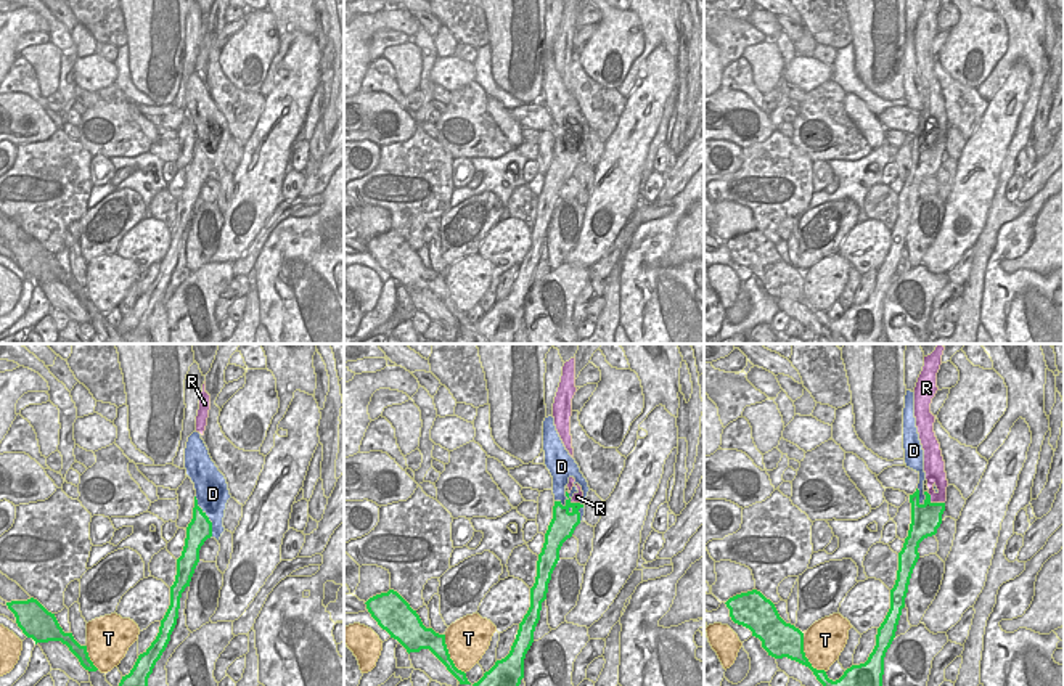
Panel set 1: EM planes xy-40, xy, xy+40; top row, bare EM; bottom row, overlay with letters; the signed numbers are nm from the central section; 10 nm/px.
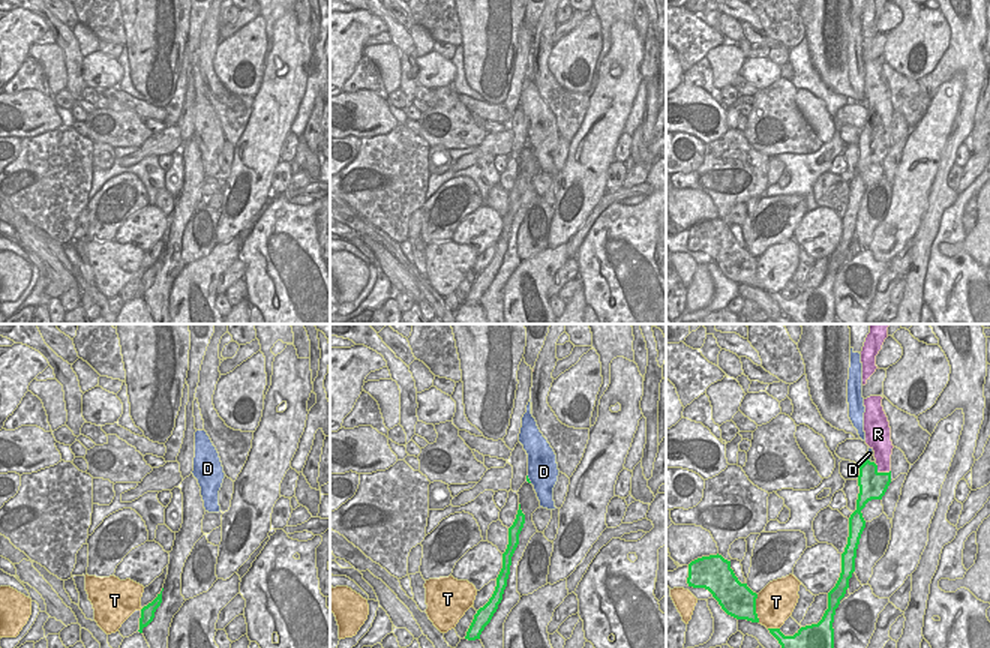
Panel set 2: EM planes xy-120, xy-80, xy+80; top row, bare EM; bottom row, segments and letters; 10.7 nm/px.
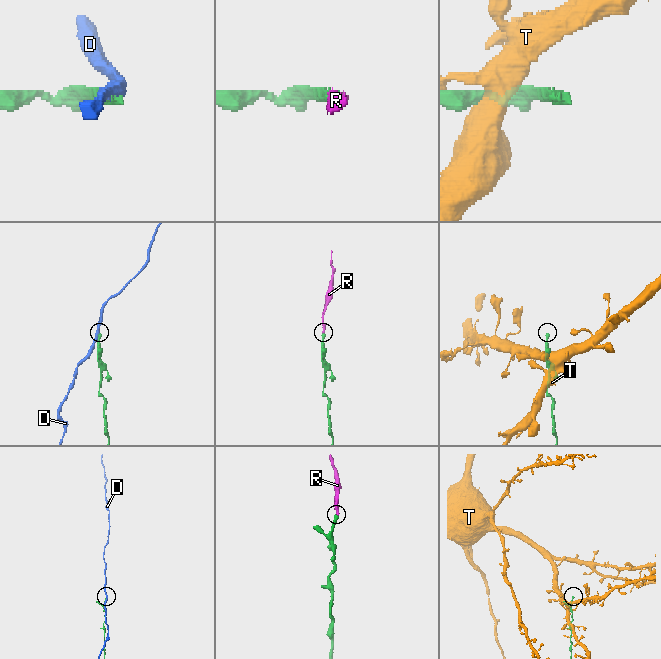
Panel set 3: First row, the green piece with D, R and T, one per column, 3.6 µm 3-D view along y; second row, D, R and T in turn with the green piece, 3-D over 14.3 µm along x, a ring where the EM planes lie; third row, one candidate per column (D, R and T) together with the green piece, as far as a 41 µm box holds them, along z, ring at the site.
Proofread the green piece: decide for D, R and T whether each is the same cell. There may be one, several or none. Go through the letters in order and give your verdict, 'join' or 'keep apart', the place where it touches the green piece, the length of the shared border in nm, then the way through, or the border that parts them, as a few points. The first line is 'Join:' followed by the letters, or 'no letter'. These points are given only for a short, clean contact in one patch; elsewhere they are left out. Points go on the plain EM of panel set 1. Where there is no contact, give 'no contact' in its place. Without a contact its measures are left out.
Join: R
D: keep apart; contact xy-40 (208, 158); length 440 nm
R: join; contact xy+40 (934, 143); length 220 nm; way xy+40 (926, 158), (934, 143), (941, 137), (939, 119)
T: keep apart; contact xy+40 (804, 296); length 460 nm

